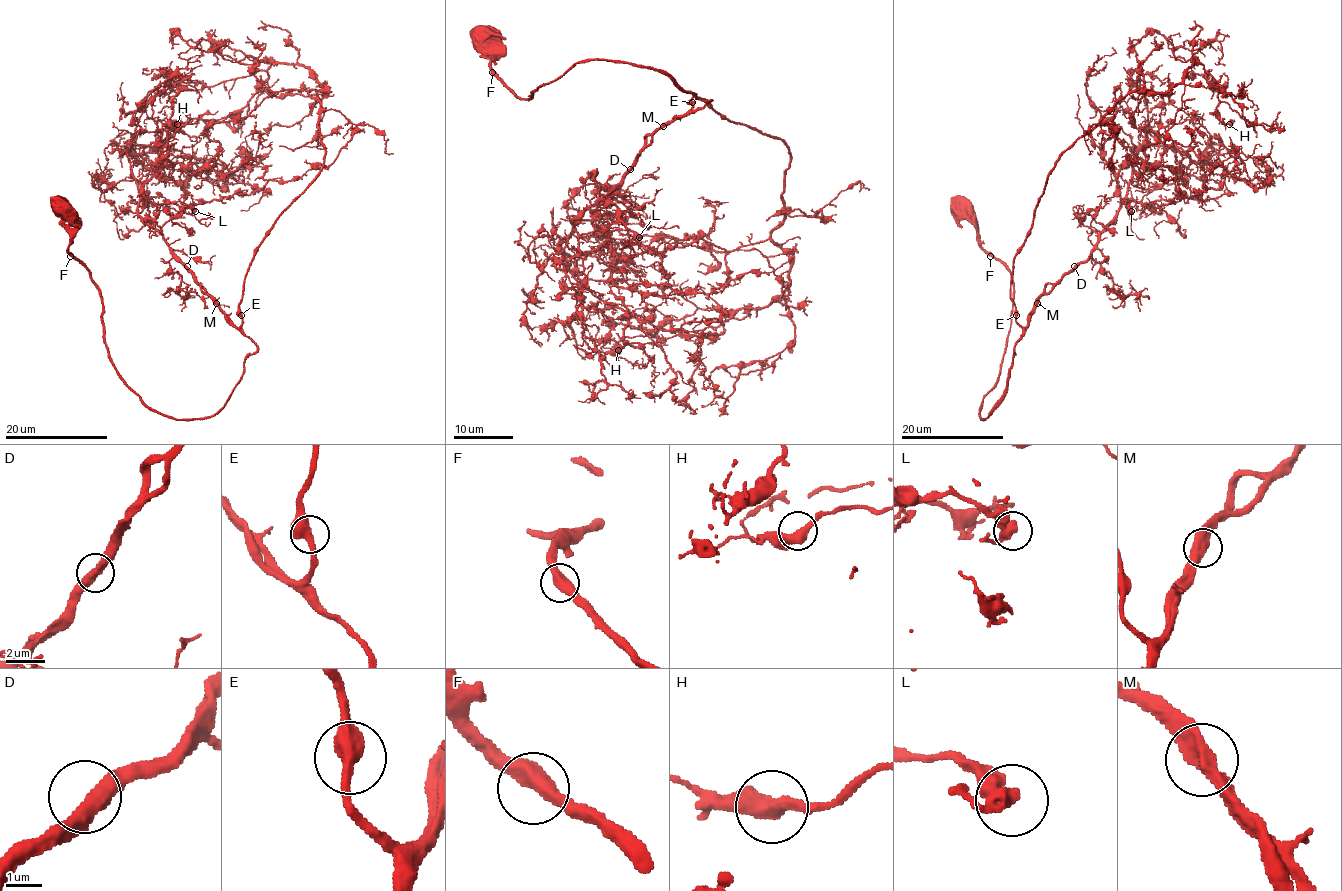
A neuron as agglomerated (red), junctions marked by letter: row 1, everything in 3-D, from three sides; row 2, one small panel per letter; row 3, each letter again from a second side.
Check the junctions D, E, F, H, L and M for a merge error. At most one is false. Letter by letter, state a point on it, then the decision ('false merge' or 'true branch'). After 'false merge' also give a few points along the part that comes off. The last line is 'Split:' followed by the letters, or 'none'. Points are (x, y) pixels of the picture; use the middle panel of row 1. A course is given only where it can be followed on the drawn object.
D: place (630, 169); true branch
E: place (692, 102); true branch
F: place (492, 72); true branch
H: place (618, 350); true branch
L: place (639, 237); true branch
M: place (663, 126); true branch
Split: none

